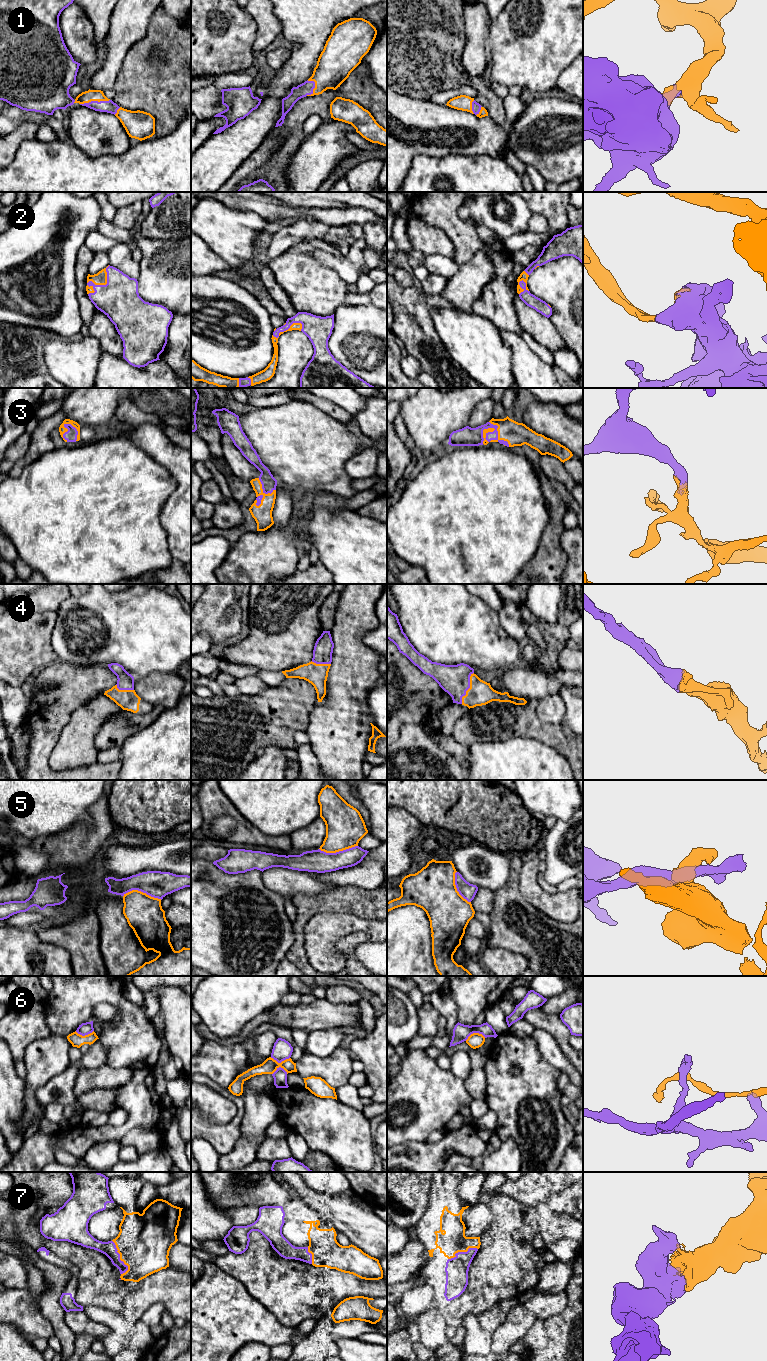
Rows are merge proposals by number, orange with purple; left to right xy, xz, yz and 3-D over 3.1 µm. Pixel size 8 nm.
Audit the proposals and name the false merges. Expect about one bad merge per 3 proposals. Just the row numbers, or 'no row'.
5, 6

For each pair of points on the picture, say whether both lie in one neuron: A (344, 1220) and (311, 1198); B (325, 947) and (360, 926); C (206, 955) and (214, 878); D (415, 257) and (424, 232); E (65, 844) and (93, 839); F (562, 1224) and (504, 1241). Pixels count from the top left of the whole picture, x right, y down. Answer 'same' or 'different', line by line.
A: same
B: same
C: same
D: different
E: same
F: different

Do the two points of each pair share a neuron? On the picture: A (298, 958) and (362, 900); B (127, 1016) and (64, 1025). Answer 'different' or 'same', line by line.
A: same
B: same

